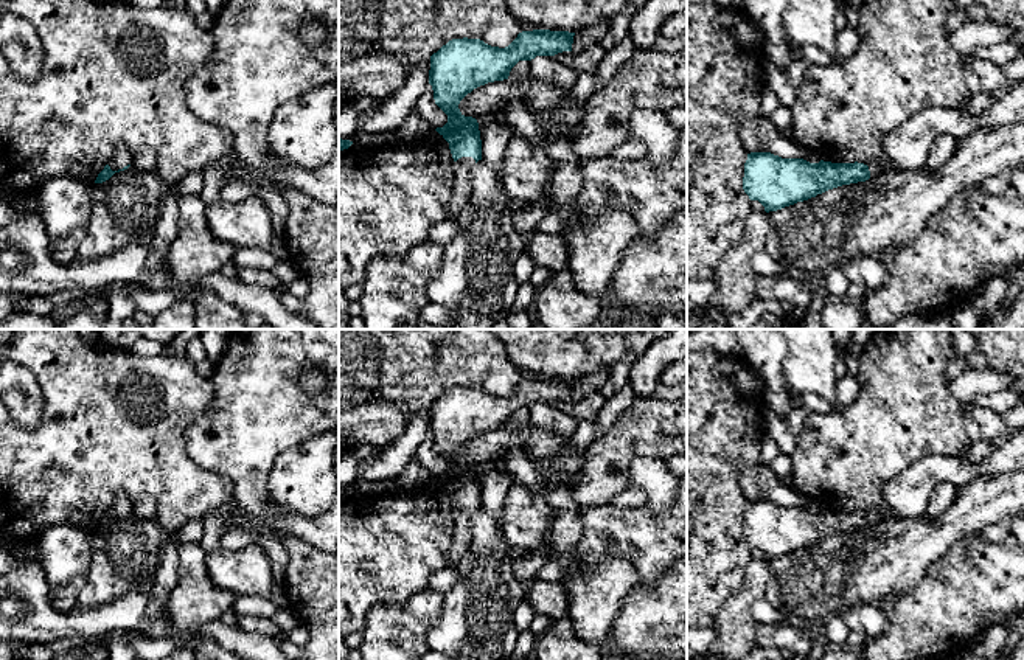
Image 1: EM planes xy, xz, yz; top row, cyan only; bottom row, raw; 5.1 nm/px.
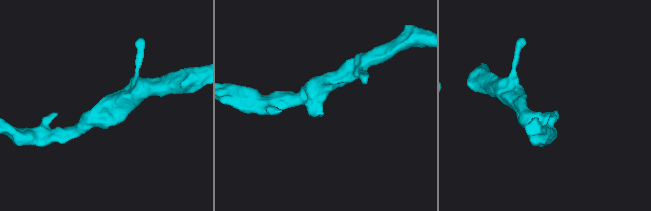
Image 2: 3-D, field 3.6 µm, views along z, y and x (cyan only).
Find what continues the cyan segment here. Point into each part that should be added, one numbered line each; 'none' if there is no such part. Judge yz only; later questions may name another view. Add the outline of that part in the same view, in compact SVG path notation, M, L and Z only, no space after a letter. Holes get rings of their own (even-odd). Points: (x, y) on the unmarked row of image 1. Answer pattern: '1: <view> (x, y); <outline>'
1: yz (906, 496); M1024 430L1012 432L1007 439L996 444L991 453L977 464L968 464L957 457L932 455L884 486L884 505L870 509L870 523L886 519L911 519L926 512L935 486L951 483L960 489L982 477L1007 474L1024 469Z

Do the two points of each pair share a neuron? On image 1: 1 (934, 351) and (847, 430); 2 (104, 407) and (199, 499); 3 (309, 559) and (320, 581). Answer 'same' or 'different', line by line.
1: same
2: same
3: same

